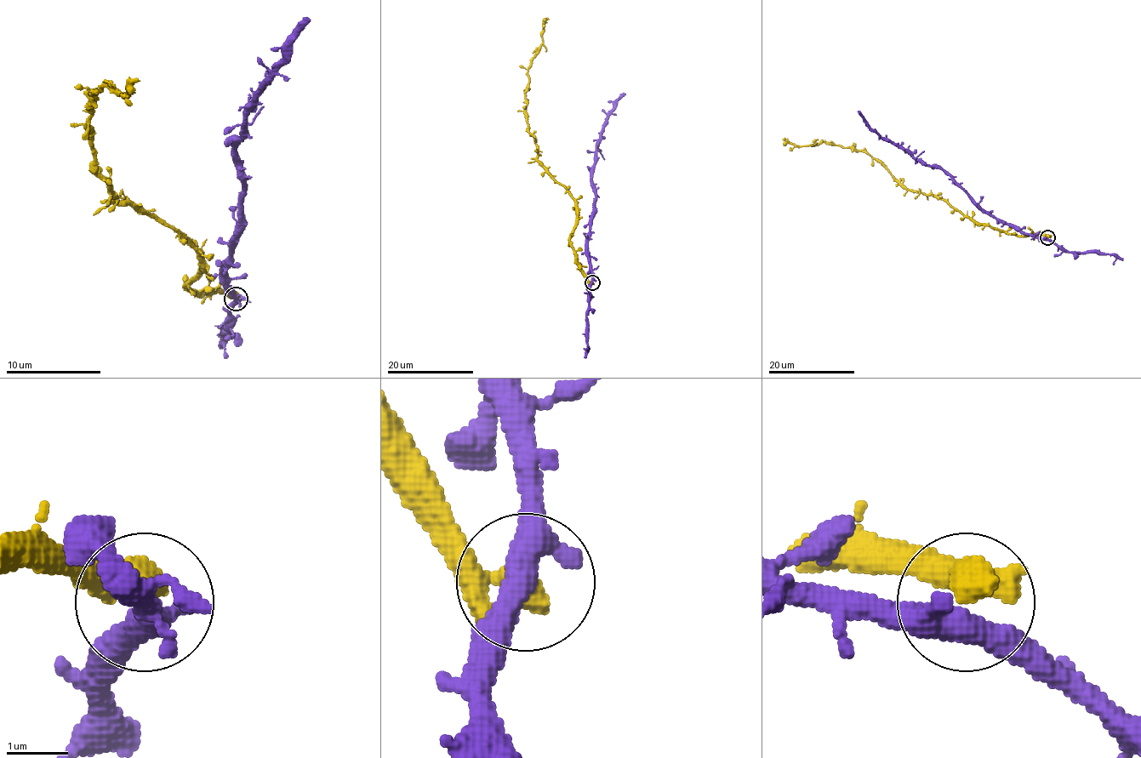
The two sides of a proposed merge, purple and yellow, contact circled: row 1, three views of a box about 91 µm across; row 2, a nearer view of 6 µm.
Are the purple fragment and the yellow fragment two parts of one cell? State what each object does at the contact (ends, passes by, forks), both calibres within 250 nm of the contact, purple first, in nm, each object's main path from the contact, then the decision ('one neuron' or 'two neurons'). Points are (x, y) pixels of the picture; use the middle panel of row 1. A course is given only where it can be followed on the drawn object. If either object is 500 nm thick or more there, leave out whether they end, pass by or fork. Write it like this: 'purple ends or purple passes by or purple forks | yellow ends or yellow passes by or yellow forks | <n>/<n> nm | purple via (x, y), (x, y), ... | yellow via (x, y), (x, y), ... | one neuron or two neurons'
purple passes by | yellow passes by | 440/320 nm | purple via (591, 282), (587, 233), (589, 220), (594, 210), (595, 187), (591, 176), (595, 146), (606, 117), (623, 93) | yellow via (591, 282), (570, 241), (576, 202), (537, 159), (536, 139), (528, 131), (527, 69), (542, 42), (548, 17) | two neurons

